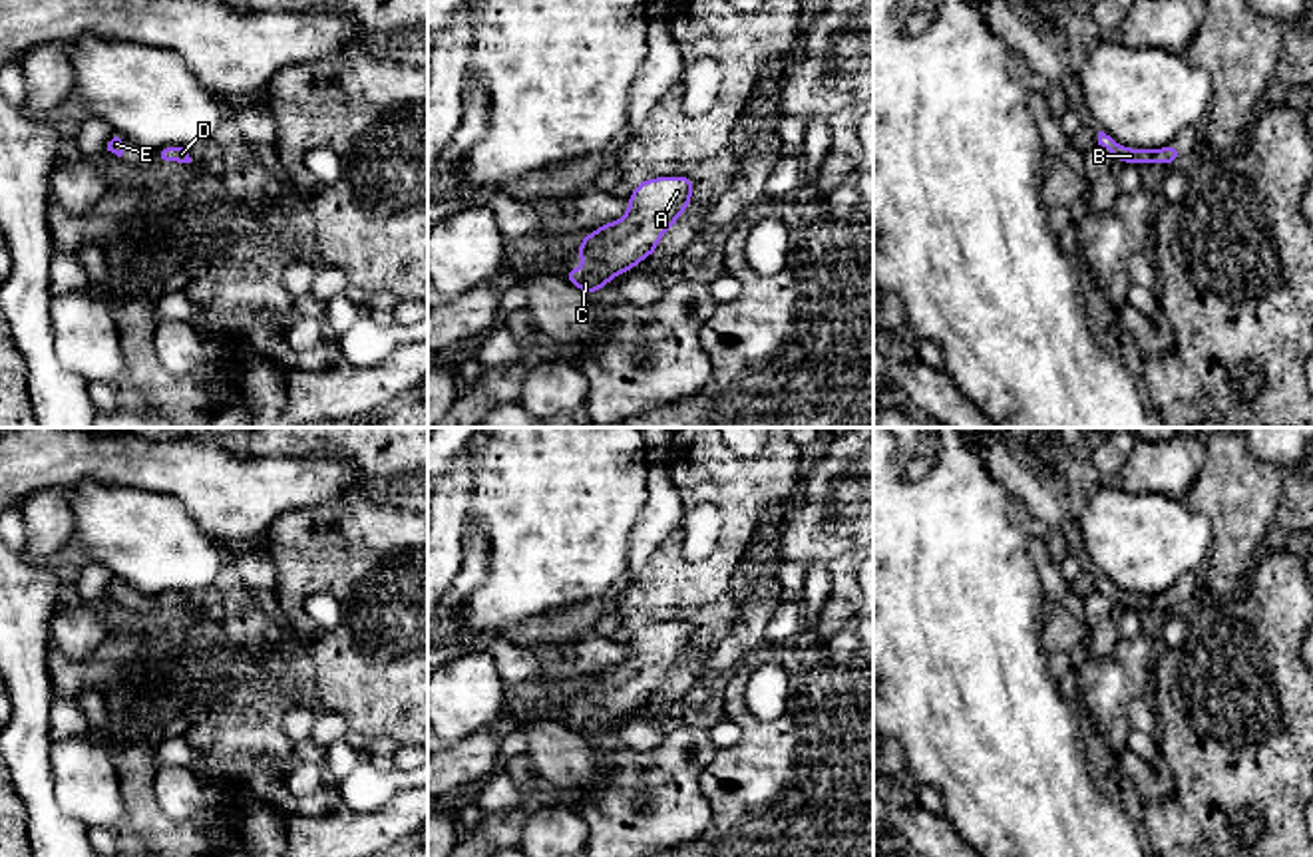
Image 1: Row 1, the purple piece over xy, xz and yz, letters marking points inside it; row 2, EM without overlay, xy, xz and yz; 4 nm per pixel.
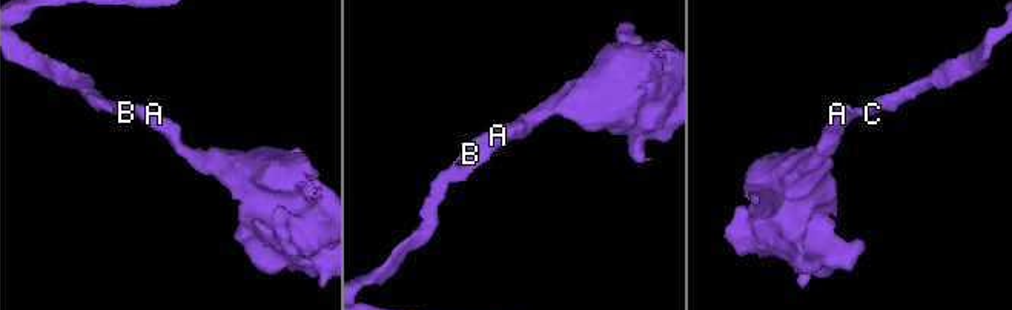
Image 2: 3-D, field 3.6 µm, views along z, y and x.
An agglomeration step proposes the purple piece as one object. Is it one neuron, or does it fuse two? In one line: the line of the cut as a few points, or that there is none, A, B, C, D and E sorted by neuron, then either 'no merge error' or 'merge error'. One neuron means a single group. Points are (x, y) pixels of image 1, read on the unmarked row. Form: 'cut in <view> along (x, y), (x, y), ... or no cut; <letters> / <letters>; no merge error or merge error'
no cut; A B C D E; no merge error

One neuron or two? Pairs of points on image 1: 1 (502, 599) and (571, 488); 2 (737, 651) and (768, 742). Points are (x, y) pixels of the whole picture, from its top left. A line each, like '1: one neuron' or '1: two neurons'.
1: one neuron
2: two neurons

